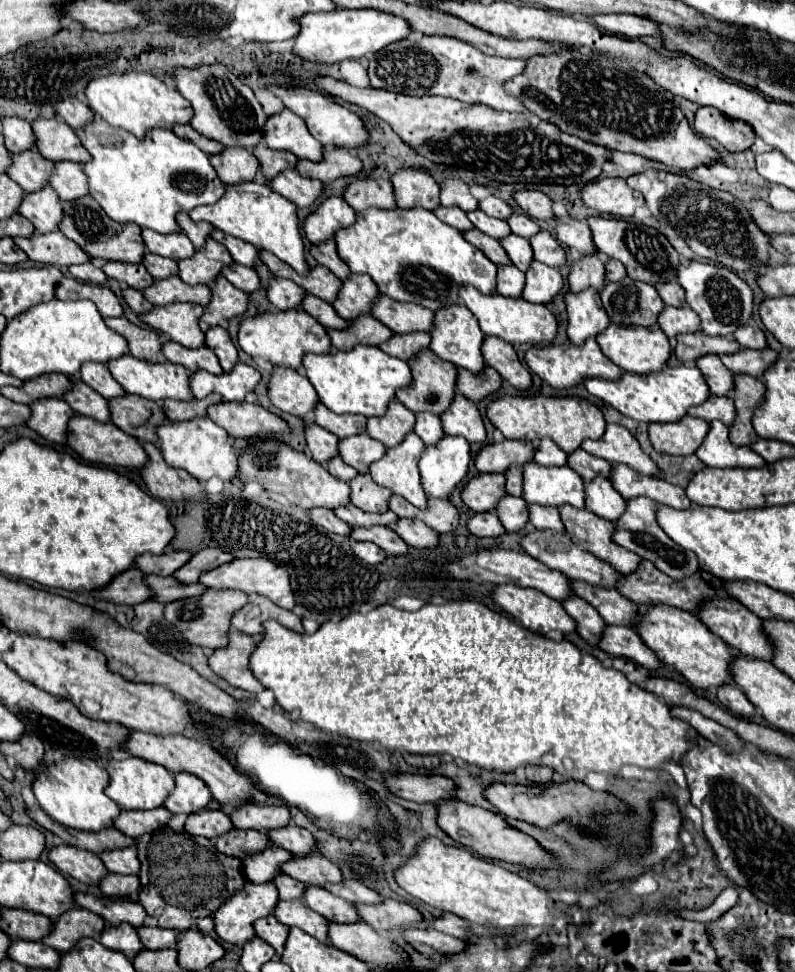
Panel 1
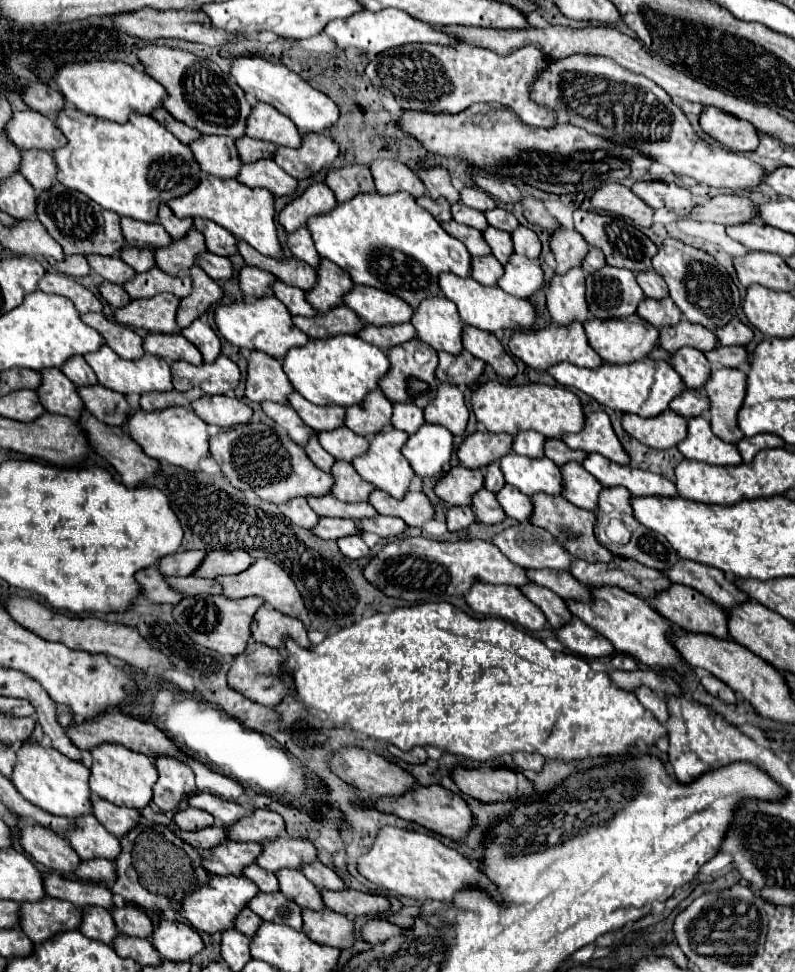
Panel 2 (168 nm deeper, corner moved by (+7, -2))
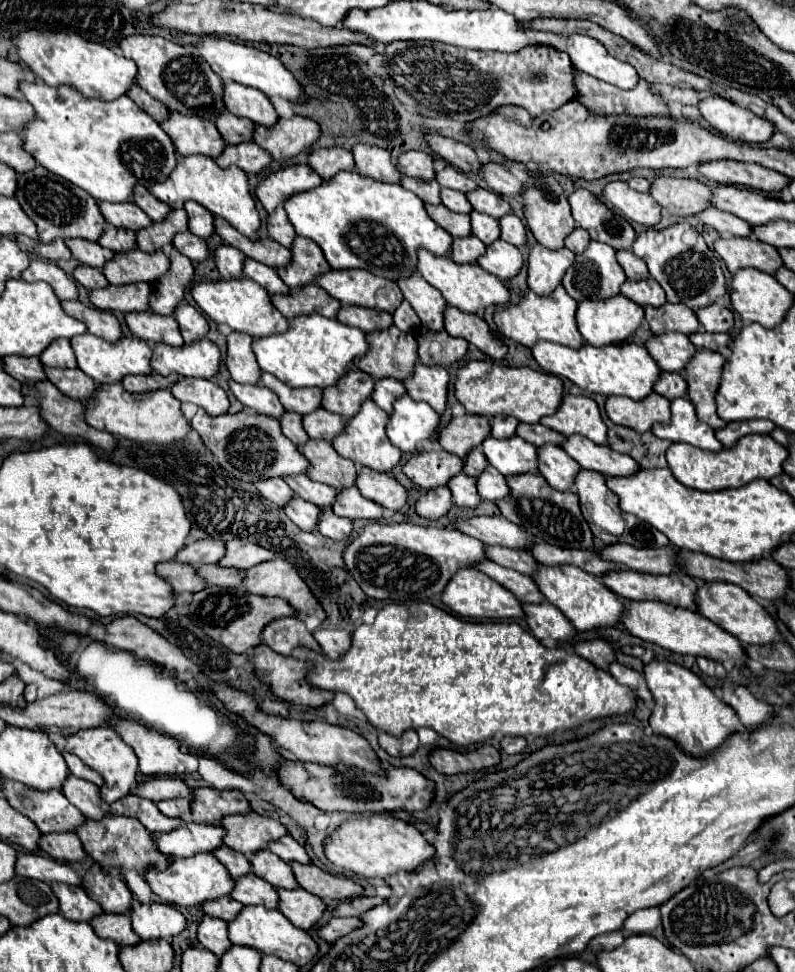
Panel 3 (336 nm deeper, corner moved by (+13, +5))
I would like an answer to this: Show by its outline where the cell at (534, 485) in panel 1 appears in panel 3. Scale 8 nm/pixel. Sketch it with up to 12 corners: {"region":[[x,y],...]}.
{"region":[[519,436],[483,440],[503,476],[537,472],[537,448]]}

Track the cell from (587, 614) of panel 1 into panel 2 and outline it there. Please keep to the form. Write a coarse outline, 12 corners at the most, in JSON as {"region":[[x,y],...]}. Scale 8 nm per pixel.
{"region":[[529,583],[525,597],[545,613],[553,629],[573,619],[565,599]]}

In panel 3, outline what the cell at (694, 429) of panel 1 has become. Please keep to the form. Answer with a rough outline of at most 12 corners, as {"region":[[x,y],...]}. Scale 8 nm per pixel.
{"region":[[609,396],[611,422],[647,432],[671,418],[669,400]]}

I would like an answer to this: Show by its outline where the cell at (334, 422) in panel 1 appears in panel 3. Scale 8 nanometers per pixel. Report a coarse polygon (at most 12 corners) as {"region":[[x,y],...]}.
{"region":[[265,372],[259,382],[283,408],[303,416],[321,408],[321,388],[287,388]]}

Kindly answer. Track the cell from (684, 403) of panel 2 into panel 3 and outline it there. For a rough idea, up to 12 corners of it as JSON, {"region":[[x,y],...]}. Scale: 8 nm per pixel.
{"region":[[661,372],[653,390],[673,400],[687,394],[681,374]]}

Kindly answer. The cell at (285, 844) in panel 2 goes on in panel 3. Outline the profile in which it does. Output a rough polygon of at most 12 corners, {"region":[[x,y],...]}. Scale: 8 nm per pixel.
{"region":[[255,812],[225,816],[225,846],[245,856],[287,834]]}

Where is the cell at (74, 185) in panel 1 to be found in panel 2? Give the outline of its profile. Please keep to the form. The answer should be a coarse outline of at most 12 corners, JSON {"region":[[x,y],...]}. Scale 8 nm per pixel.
{"region":[[21,151],[19,173],[37,191],[57,179],[53,155]]}

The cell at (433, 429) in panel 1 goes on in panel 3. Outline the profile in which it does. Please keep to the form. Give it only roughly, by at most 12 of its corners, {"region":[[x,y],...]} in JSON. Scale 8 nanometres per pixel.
{"region":[[395,378],[375,380],[373,402],[385,412],[405,394]]}

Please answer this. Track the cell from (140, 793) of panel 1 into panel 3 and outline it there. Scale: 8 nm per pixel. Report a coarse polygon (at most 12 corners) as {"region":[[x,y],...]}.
{"region":[[107,726],[63,736],[111,804],[137,784],[137,756]]}

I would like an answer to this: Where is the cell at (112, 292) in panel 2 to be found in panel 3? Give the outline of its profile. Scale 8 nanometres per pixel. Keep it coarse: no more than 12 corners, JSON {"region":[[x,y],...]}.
{"region":[[79,264],[73,278],[87,290],[105,288],[109,282],[101,270]]}

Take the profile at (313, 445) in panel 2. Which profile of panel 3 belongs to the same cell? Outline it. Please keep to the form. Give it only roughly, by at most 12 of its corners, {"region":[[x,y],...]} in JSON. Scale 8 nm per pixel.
{"region":[[285,412],[279,418],[283,434],[293,444],[309,440],[301,416]]}

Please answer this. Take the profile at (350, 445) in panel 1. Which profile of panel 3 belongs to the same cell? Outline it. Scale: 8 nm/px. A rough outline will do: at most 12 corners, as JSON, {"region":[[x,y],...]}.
{"region":[[319,408],[303,416],[309,438],[333,440],[343,432],[339,414]]}

